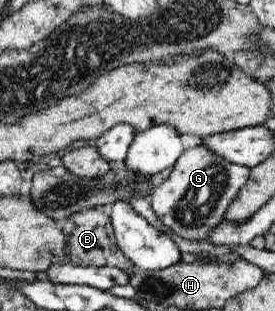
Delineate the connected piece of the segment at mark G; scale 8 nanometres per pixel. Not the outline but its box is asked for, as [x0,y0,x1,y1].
[148,144,251,242]

